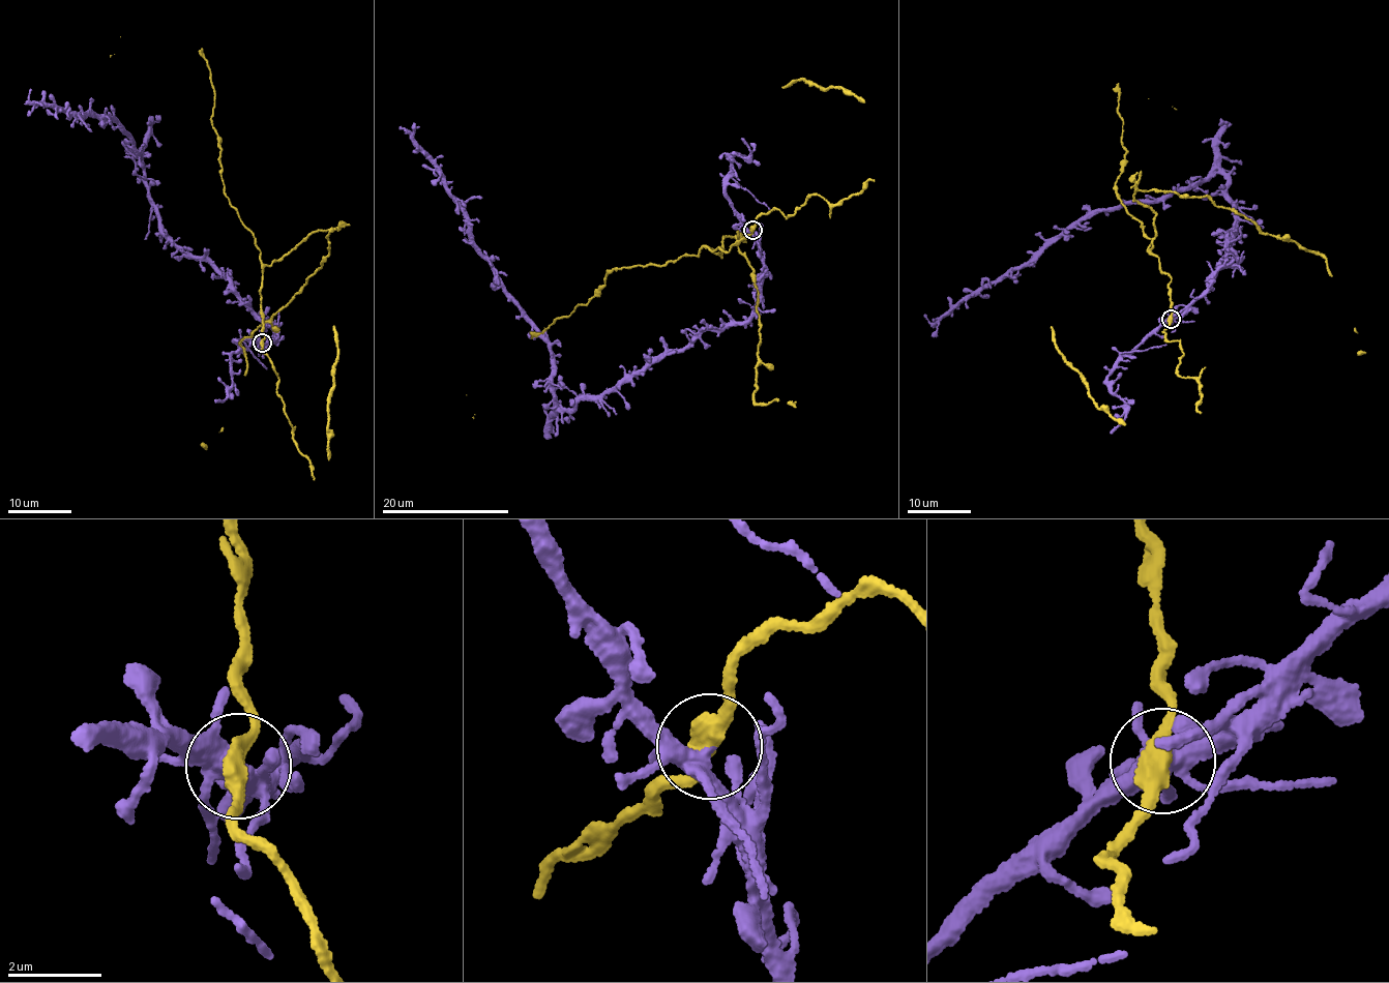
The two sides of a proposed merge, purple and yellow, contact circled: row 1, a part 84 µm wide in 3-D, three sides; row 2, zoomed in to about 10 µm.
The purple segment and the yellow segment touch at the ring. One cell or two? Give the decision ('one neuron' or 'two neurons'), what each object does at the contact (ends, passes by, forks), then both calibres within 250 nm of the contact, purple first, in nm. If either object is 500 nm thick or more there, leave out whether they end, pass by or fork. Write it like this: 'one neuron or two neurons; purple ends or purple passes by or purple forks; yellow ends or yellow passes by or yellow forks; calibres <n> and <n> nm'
two neurons; purple forks; yellow passes by; calibres 340 and 360 nm

